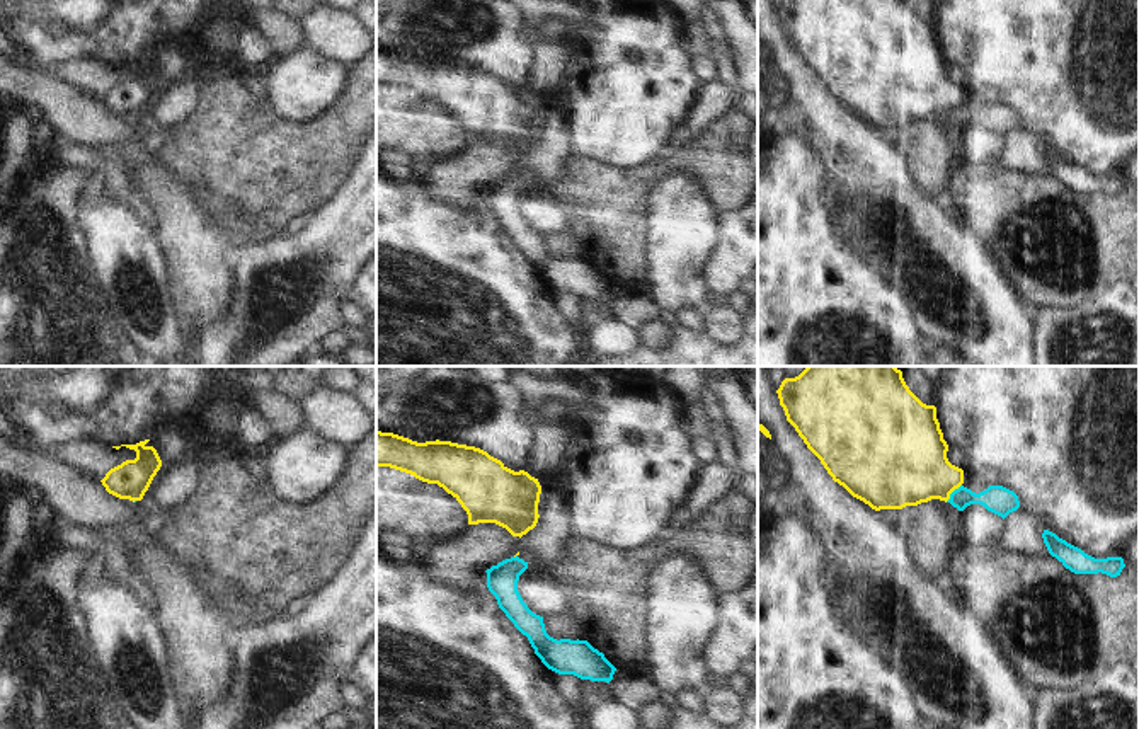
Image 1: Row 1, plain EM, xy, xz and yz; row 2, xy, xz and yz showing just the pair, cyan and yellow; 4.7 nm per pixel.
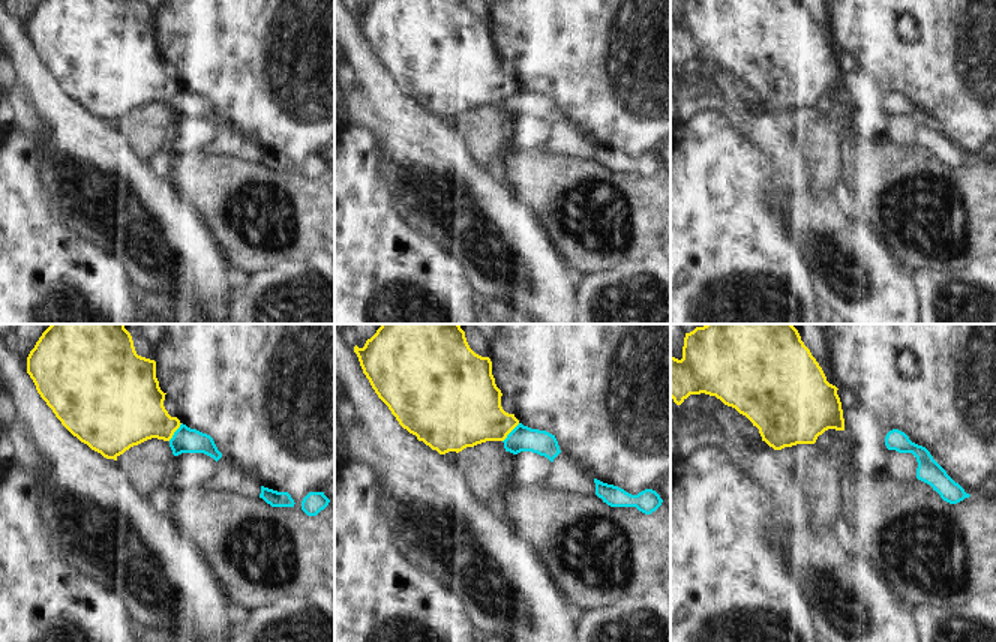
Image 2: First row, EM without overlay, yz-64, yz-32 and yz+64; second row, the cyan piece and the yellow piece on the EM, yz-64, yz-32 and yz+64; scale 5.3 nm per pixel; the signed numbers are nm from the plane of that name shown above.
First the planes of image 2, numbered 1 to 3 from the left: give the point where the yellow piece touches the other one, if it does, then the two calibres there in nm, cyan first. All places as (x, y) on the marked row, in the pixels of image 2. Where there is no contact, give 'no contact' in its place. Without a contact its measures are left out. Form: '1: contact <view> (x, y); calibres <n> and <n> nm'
1: contact yz-64 (174, 432); calibres 140 and 320 nm
2: contact yz-32 (510, 432); calibres 140 and 340 nm
3: no contact

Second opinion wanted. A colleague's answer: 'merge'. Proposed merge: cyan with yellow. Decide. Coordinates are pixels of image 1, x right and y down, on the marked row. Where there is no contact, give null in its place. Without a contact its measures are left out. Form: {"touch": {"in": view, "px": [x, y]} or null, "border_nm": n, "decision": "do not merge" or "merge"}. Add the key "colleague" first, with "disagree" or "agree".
{"colleague": "disagree", "touch": {"in": "yz", "px": [952, 493]}, "border_nm": 120, "decision": "do not merge"}

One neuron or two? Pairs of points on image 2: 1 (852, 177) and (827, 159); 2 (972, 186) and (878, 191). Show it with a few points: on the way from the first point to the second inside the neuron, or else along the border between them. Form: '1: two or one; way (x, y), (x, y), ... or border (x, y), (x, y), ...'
1: two; border (839, 137), (842, 179)
2: one; way (948, 182), (942, 188), (902, 189)

